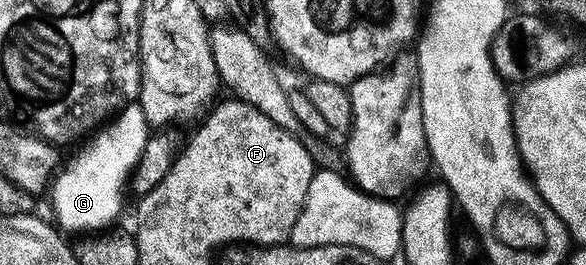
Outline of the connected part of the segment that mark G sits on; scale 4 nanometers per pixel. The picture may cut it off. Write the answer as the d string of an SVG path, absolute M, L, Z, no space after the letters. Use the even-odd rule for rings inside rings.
M131 103L109 118L85 142L87 145L55 172L48 194L50 205L54 208L53 220L59 230L67 234L86 235L113 226L110 224L122 213L122 196L127 196L130 175L142 158L144 143L151 132L152 127L144 119L142 108Z

